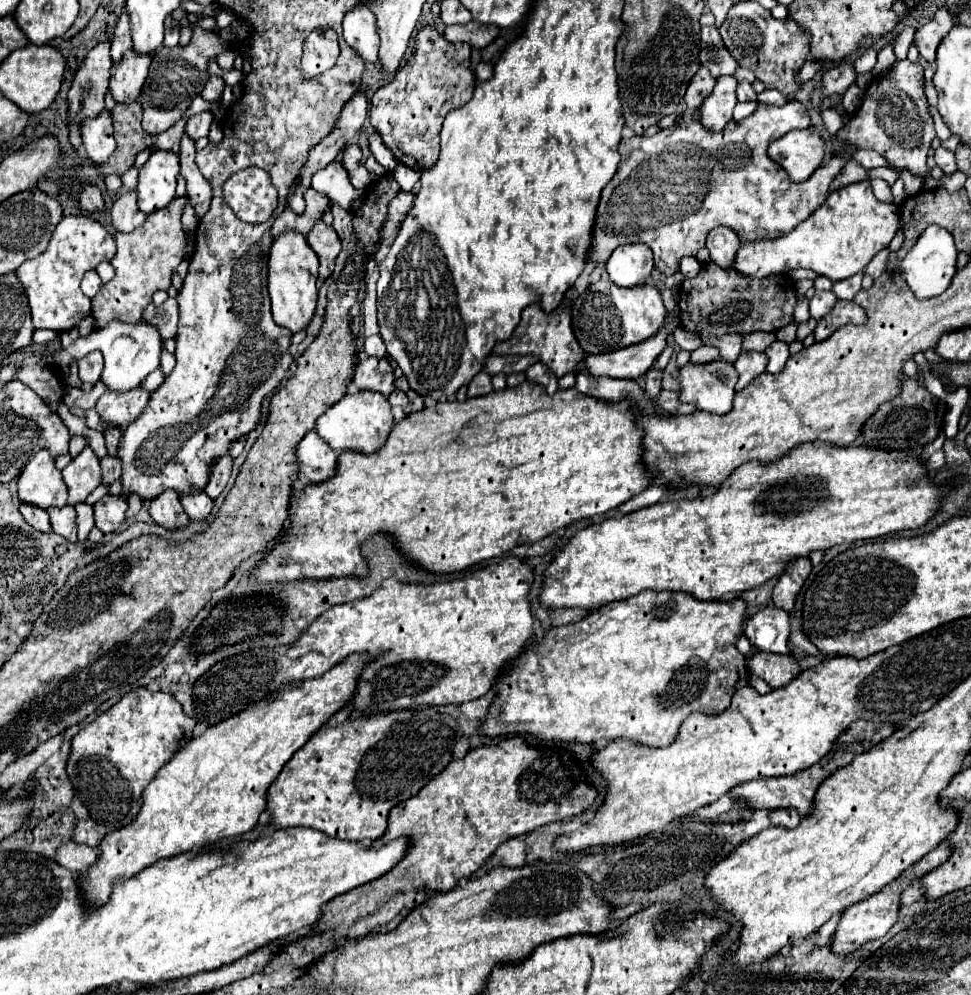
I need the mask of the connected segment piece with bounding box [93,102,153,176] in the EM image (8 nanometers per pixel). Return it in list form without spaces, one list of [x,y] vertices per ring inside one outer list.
[[[131,102],[129,106],[115,104],[113,112],[115,112],[117,148],[115,148],[115,152],[109,156],[107,162],[103,162],[101,166],[93,166],[93,168],[97,168],[103,176],[107,176],[107,174],[125,174],[125,170],[129,170],[129,168],[133,166],[137,152],[141,152],[141,150],[145,150],[149,144],[153,144],[153,136],[151,136],[151,134],[145,134],[145,130],[141,128],[141,104],[139,104],[139,102]]]

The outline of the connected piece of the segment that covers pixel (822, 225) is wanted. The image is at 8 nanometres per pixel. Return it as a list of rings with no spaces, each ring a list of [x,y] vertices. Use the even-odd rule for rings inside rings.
[[[865,180],[833,190],[827,200],[787,236],[743,244],[735,258],[735,270],[747,276],[763,278],[793,268],[809,268],[837,282],[861,272],[877,252],[889,246],[897,230],[899,206],[881,204],[873,194],[871,184]]]

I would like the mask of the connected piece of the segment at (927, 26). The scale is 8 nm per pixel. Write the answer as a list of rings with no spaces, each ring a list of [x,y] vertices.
[[[941,8],[931,20],[927,20],[917,32],[915,32],[915,44],[919,48],[919,54],[927,60],[933,62],[935,60],[935,52],[937,46],[941,42],[941,38],[951,30],[953,20],[951,14],[947,12],[947,8]]]

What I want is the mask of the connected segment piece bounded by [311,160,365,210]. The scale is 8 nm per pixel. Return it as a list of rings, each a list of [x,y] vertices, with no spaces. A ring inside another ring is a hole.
[[[333,160],[329,166],[317,170],[317,174],[311,178],[311,188],[345,210],[357,210],[357,206],[361,206],[361,196],[365,196],[365,190],[357,190],[351,184],[349,172],[339,160]]]

